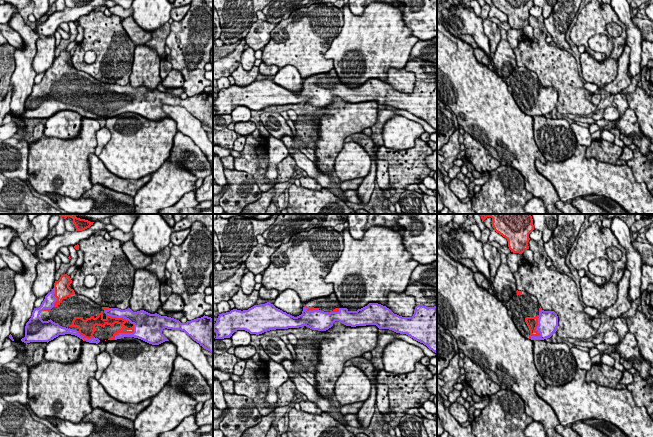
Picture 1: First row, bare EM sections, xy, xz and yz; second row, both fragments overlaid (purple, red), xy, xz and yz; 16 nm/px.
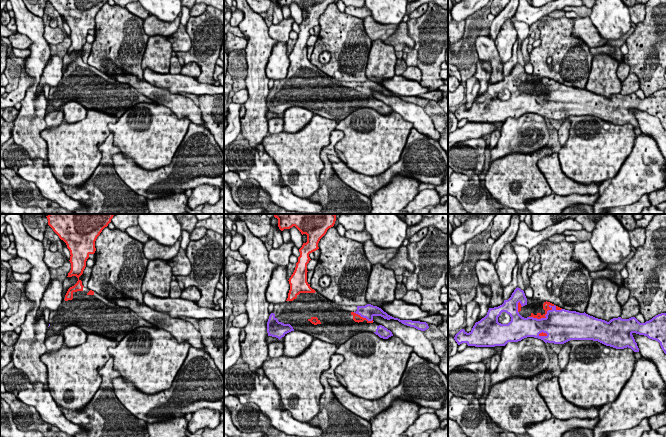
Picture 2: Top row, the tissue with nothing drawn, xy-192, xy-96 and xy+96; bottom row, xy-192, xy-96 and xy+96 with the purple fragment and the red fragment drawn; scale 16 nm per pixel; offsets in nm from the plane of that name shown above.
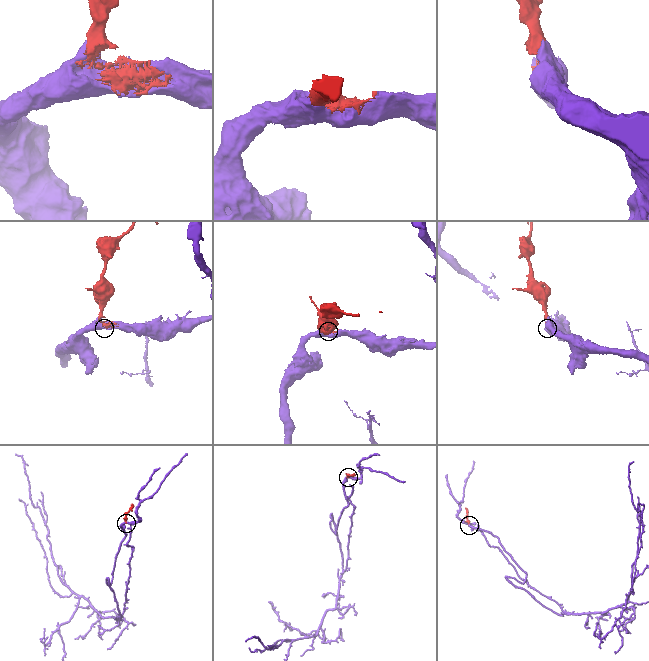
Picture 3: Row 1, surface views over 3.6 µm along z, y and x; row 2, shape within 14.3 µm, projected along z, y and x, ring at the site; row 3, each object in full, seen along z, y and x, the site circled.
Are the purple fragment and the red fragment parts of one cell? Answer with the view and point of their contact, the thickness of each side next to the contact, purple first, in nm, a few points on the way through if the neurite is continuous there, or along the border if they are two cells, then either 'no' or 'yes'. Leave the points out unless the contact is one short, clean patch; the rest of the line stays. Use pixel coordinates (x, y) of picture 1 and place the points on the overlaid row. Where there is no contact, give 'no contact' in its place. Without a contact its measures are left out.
contact yz (536, 329); calibres 320 and 190 nm; yes

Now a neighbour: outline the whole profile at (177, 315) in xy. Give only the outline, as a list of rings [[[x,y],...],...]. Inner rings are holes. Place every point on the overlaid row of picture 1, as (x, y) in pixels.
[[[162,306],[158,309],[157,314],[161,315],[161,316],[167,316],[167,317],[171,317],[174,318],[176,320],[179,320],[181,317],[184,316],[183,312],[175,312],[175,313],[167,313],[162,309]]]

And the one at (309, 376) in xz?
[[[301,369],[298,371],[298,373],[307,380],[308,383],[310,383],[312,386],[317,385],[316,378],[314,376],[313,372],[310,372],[309,370]]]

